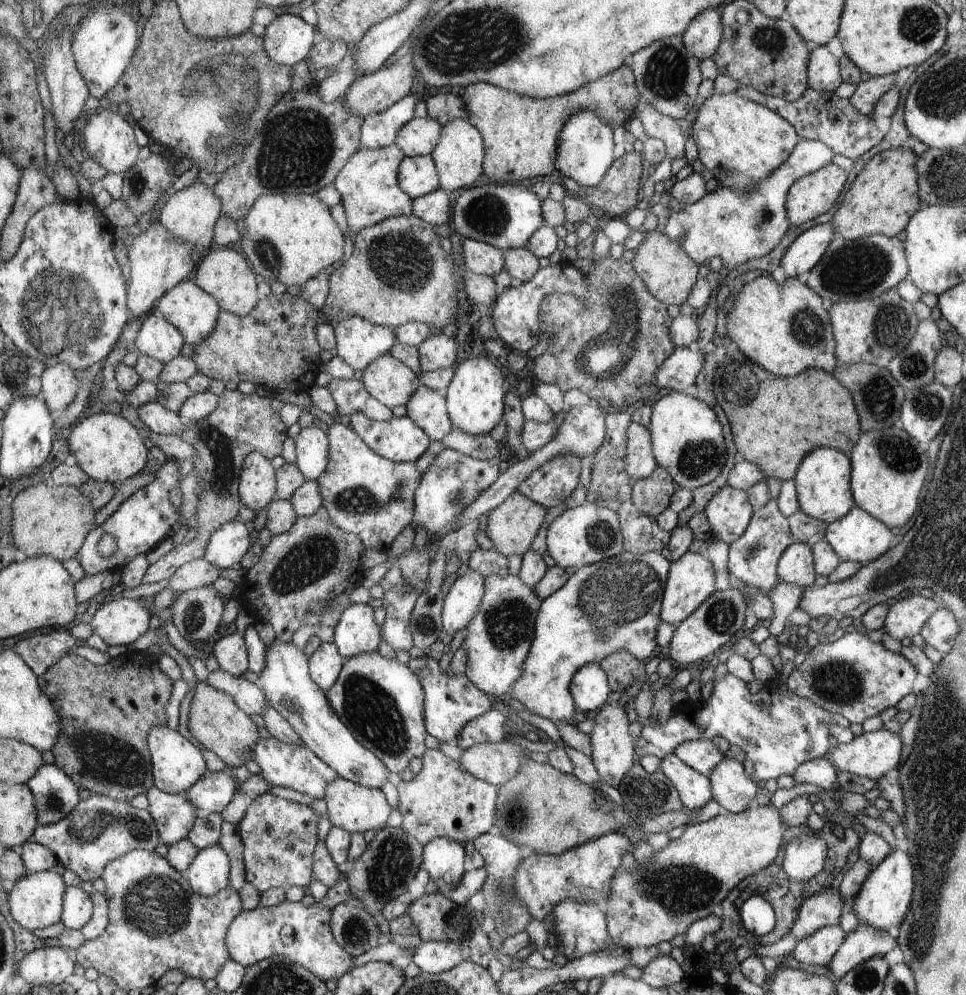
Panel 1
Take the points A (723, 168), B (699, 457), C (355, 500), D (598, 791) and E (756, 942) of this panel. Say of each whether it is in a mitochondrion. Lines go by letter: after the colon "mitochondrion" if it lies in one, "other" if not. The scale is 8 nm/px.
A: mitochondrion
B: mitochondrion
C: mitochondrion
D: other
E: other

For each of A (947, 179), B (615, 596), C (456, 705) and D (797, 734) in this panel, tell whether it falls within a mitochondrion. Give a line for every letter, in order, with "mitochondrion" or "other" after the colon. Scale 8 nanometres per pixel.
A: mitochondrion
B: mitochondrion
C: other
D: other

